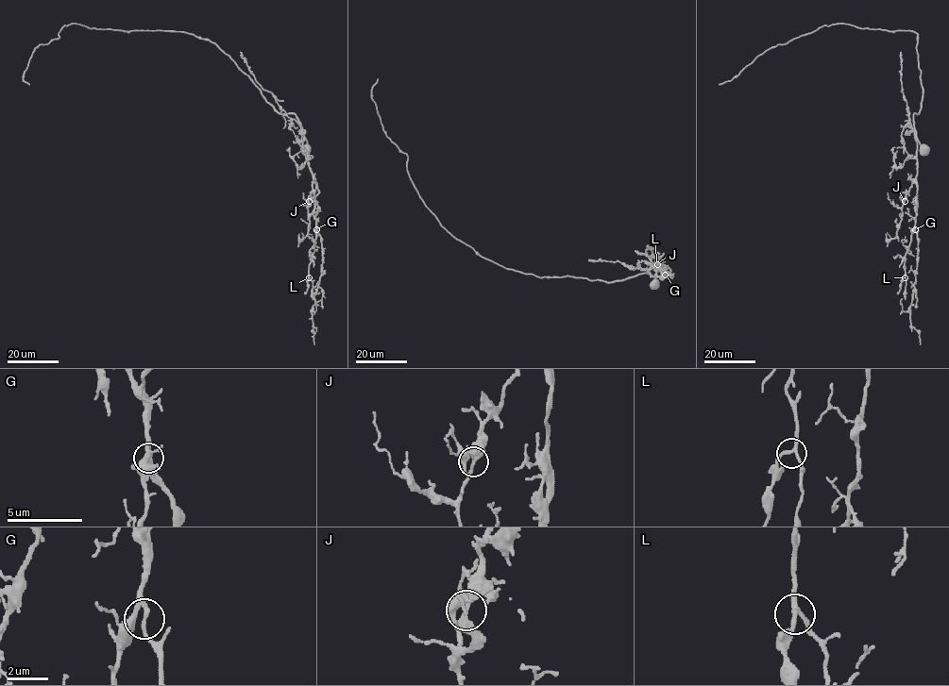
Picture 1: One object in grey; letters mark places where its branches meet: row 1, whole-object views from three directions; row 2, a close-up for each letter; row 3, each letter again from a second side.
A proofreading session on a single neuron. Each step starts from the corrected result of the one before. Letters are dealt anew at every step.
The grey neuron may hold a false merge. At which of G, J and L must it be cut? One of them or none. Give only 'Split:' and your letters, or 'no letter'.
Split: no letter

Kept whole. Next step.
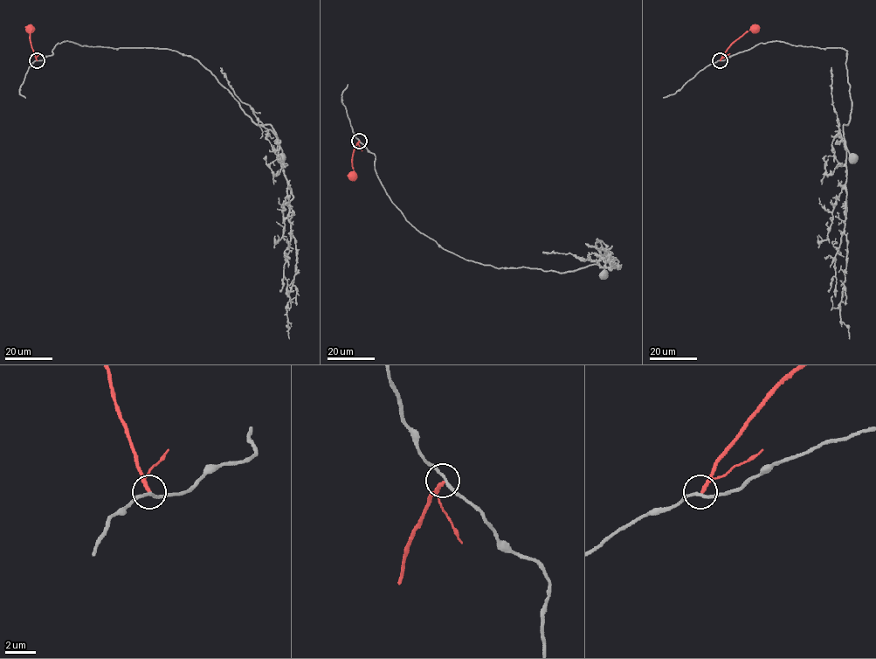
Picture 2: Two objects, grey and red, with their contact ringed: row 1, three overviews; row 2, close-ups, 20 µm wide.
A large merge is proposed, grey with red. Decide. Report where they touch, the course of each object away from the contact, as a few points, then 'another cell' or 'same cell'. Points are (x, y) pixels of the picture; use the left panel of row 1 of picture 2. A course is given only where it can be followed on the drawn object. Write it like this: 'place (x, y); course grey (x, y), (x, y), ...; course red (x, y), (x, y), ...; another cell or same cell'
place (37, 60); course grey (37, 60), (51, 56), (64, 41), (169, 49), (190, 55), (257, 124), (272, 127), (281, 157); course red (37, 60), (31, 42), (29, 28); another cell

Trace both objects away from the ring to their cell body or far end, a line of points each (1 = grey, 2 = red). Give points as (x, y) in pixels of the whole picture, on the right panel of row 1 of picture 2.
1: (720, 60), (773, 41), (844, 48), (847, 52), (851, 102), (851, 119), (843, 127), (844, 137), (853, 157)
2: (720, 60), (733, 42), (755, 28)

